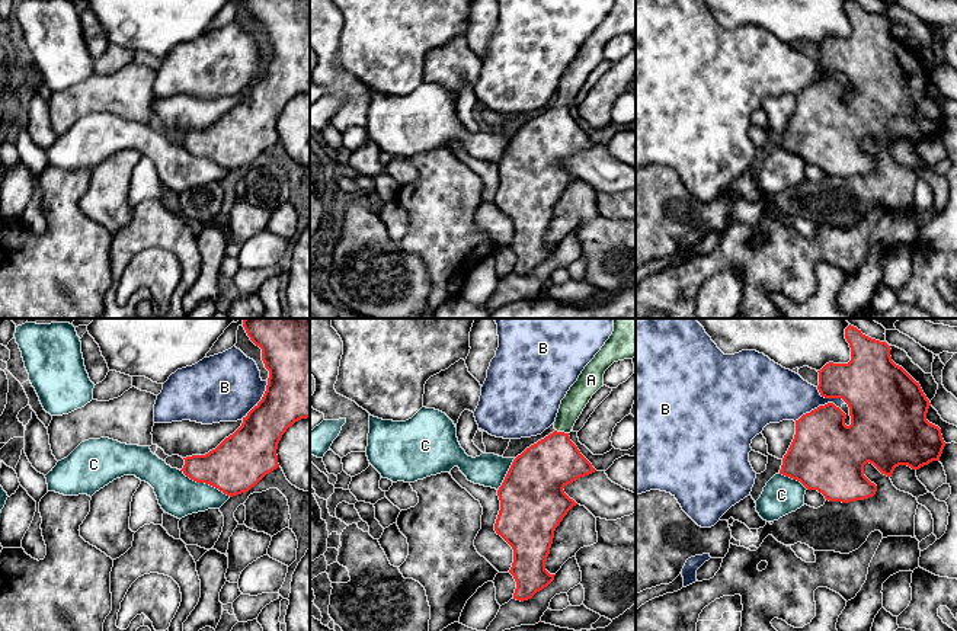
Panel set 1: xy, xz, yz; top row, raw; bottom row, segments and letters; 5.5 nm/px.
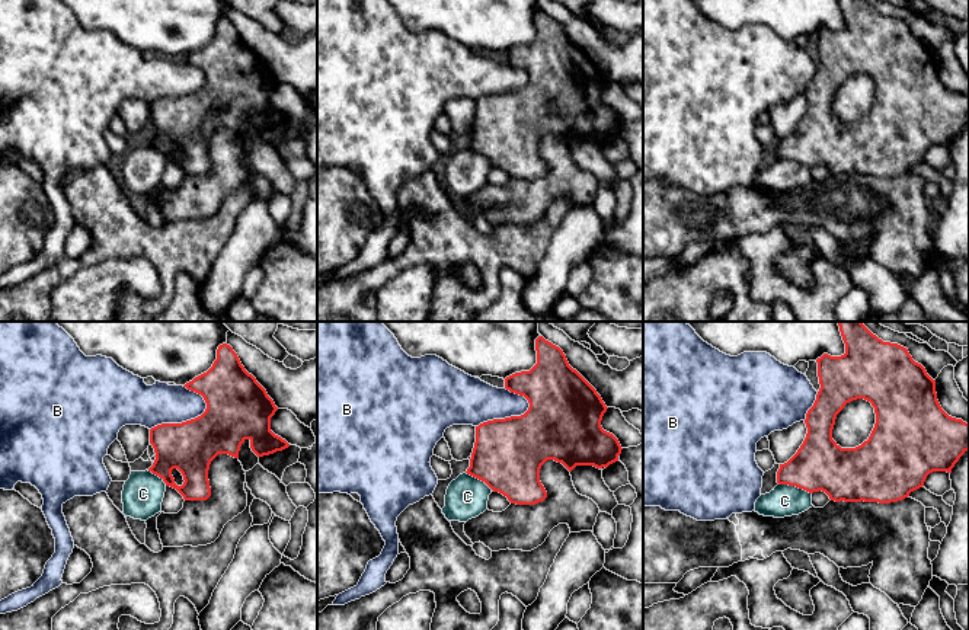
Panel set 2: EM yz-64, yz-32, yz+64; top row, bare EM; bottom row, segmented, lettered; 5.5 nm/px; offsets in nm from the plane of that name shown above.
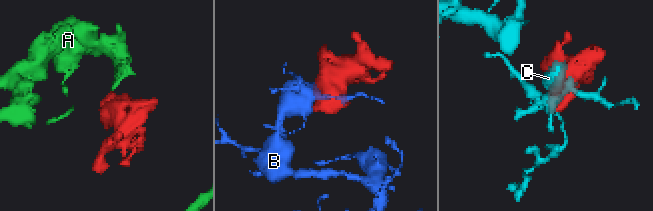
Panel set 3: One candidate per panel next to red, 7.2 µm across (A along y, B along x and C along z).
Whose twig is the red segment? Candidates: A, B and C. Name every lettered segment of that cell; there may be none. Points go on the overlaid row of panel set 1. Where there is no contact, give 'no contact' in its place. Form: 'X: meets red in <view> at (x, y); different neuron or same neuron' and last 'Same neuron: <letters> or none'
A: meets red in xz at (562, 432); same neuron
B: meets red in yz at (818, 407); different neuron
C: meets red in xy at (205, 483); different neuron
Same neuron: A

